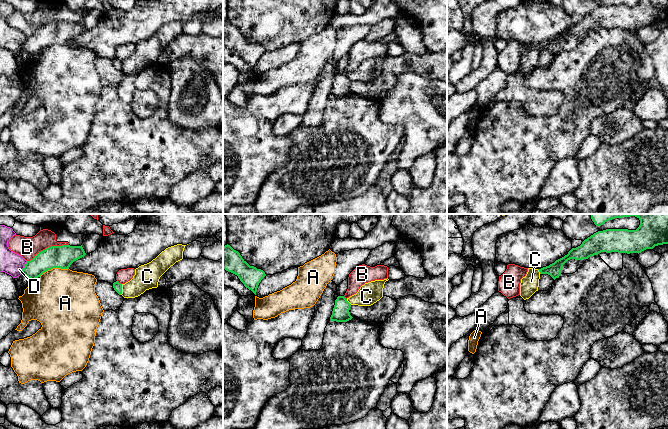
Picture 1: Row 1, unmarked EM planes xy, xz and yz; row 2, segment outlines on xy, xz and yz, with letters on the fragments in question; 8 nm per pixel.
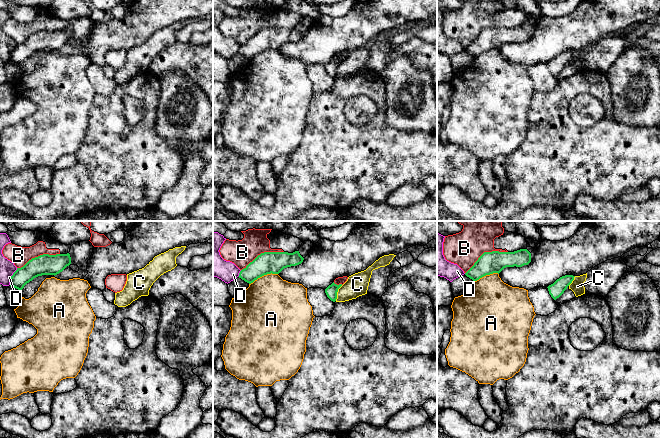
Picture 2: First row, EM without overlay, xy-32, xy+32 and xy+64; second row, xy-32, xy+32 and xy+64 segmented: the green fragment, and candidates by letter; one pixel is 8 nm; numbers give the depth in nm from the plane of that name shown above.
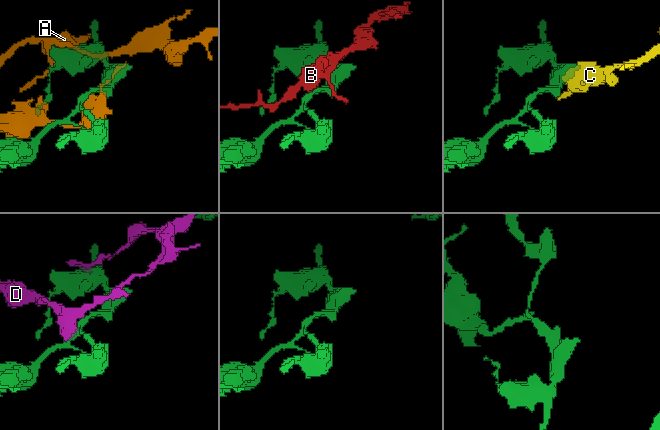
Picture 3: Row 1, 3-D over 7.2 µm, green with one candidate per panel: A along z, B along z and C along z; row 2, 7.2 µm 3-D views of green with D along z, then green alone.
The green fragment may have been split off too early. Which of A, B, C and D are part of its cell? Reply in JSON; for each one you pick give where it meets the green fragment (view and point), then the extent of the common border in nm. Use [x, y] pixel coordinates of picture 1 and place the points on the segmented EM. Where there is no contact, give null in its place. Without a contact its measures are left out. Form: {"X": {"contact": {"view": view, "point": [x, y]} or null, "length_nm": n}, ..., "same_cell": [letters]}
{"same_cell": []}

